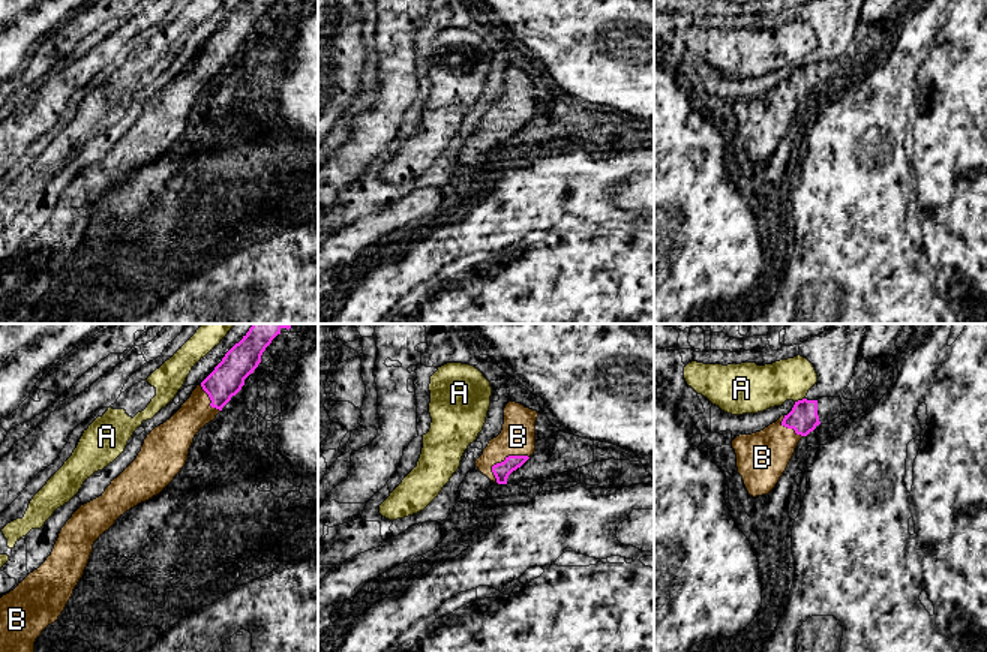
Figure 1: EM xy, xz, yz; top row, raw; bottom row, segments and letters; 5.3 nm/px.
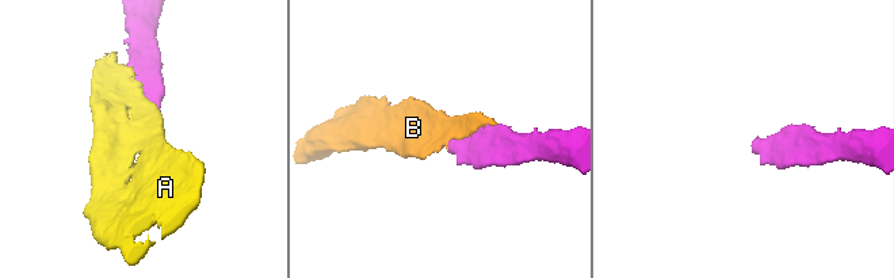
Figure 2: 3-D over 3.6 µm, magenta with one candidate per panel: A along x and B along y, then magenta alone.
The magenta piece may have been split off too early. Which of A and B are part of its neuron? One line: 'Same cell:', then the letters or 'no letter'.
Same cell: B

